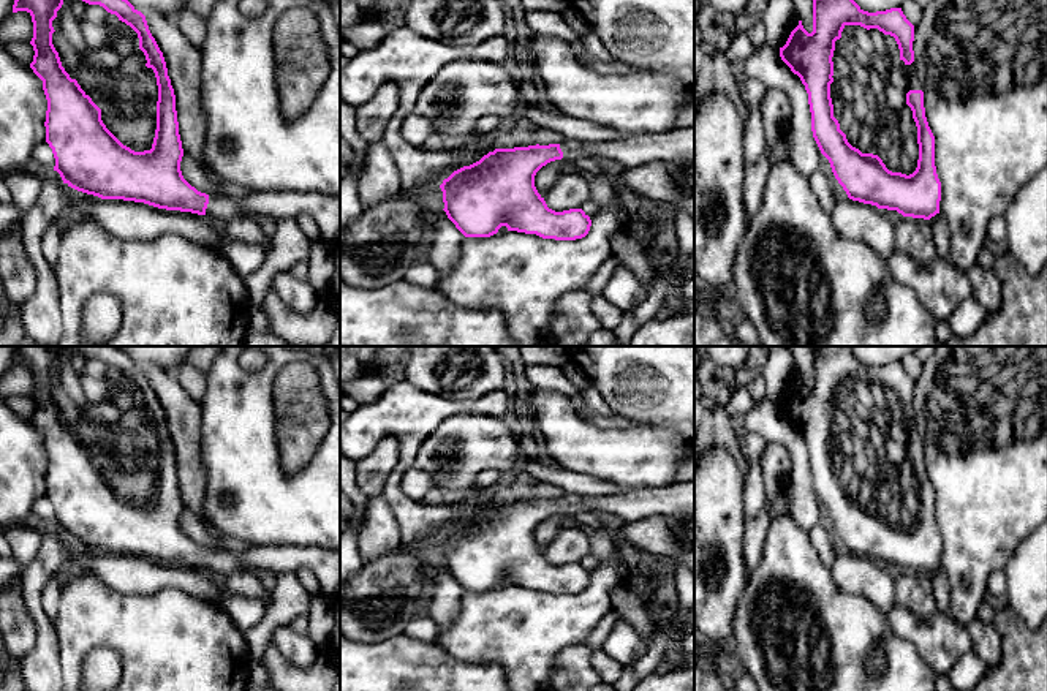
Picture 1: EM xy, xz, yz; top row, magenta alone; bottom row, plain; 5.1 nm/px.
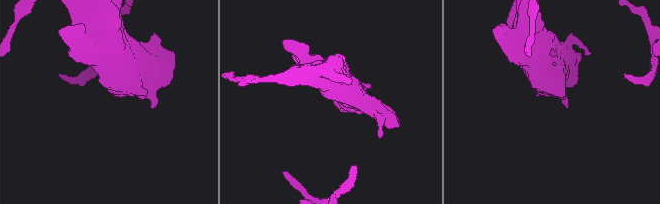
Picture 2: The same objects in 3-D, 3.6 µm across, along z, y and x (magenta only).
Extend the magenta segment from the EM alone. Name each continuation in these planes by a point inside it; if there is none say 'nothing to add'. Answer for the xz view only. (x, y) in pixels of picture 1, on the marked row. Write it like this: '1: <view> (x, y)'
1: xz (676, 147)

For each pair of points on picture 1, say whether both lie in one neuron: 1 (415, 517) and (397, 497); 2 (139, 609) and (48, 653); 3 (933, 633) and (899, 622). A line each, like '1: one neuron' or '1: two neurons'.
1: one neuron
2: two neurons
3: one neuron

